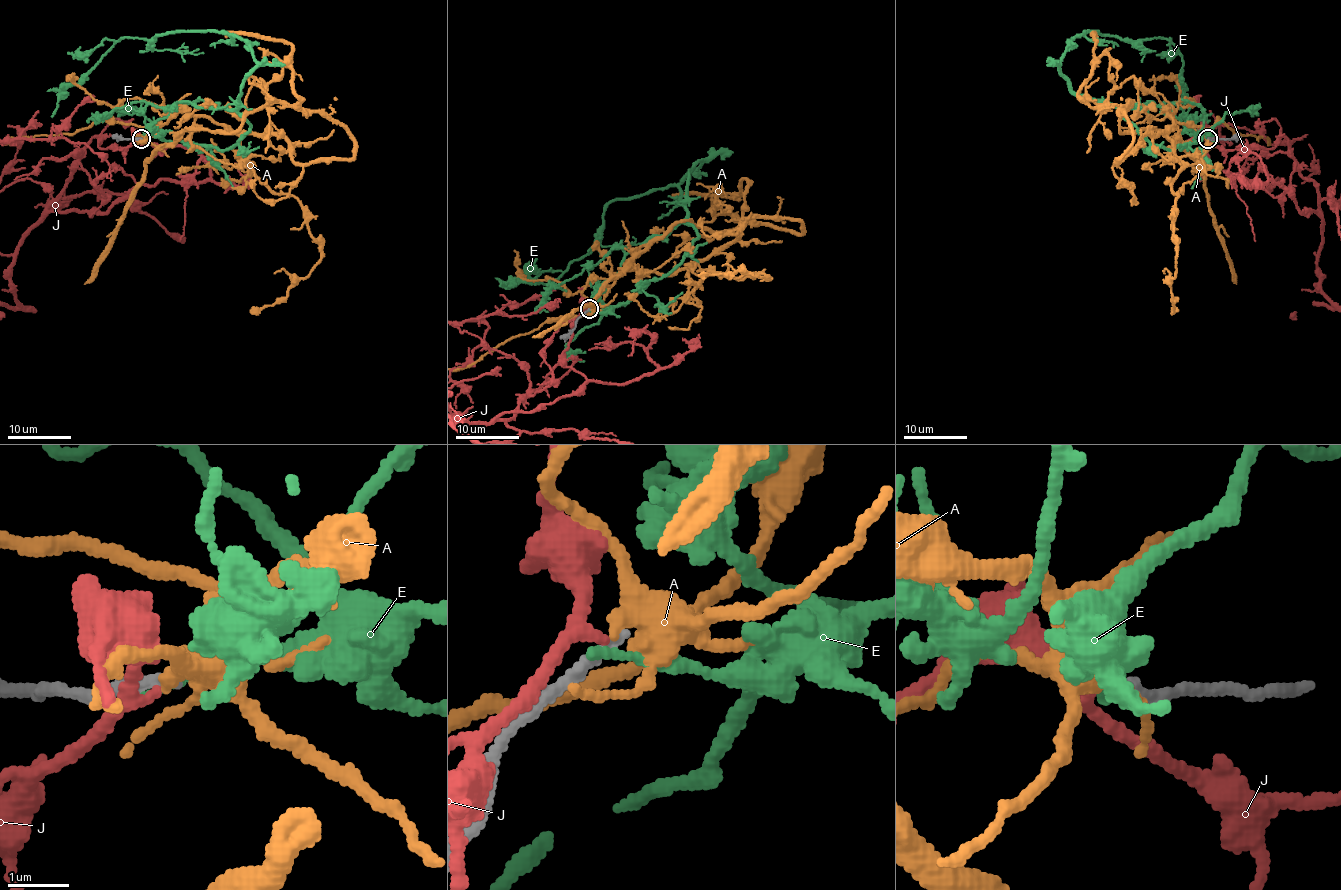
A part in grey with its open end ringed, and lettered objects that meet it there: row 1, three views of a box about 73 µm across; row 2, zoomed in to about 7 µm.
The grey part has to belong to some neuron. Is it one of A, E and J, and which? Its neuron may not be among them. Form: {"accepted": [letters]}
{"accepted": []}

